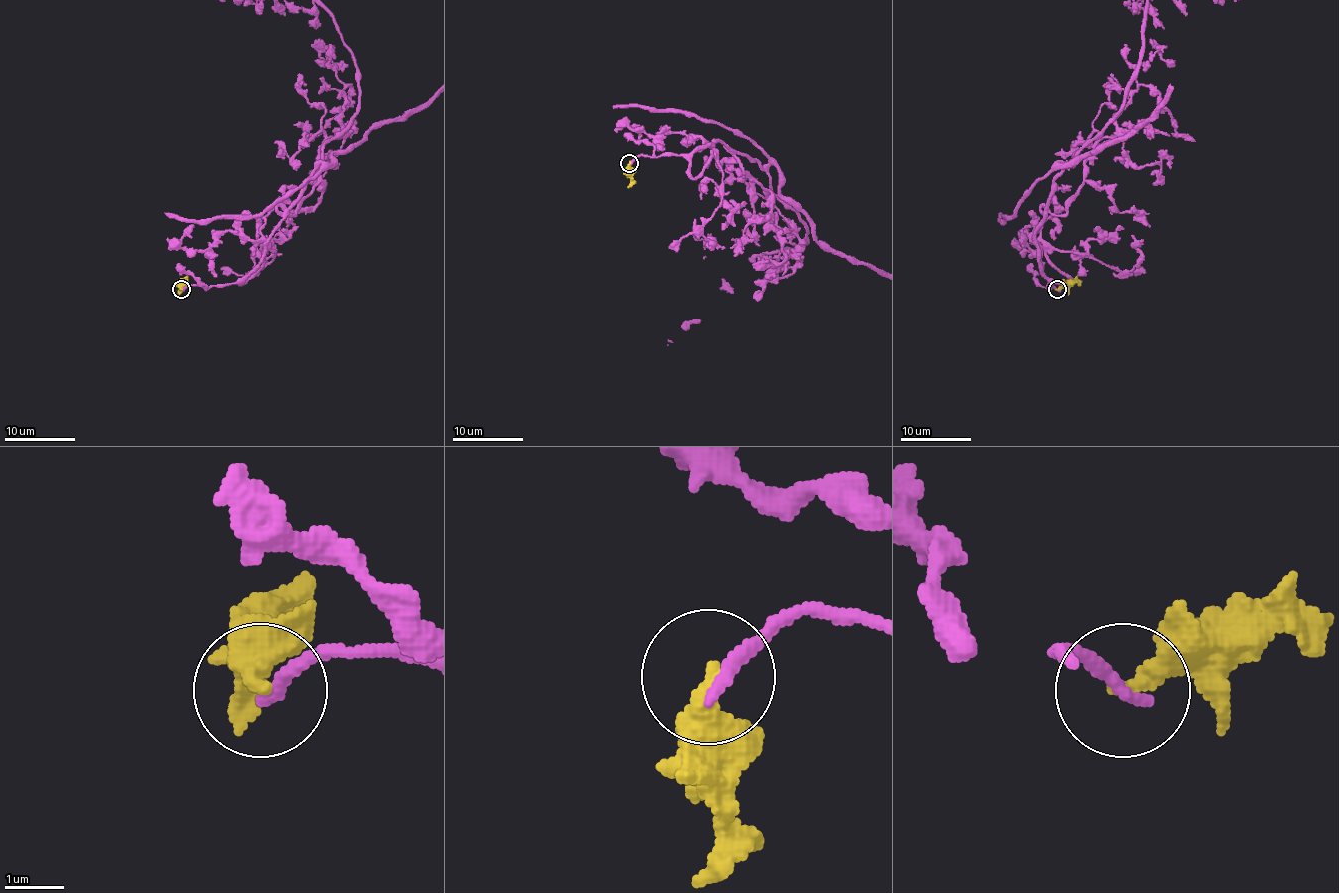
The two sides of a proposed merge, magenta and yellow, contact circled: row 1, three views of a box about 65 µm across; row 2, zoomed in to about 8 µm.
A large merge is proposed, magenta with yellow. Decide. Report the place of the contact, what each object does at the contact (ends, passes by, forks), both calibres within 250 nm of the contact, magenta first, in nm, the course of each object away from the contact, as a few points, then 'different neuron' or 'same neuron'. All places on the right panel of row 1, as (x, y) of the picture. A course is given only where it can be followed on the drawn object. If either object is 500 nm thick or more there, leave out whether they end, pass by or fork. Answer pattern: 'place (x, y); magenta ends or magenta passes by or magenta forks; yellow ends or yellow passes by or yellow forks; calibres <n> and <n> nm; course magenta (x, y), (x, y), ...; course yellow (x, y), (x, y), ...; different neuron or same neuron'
place (1057, 289); magenta ends; yellow ends; calibres 240 and 320 nm; course yellow (1056, 289), (1070, 287), (1081, 280); different neuron

